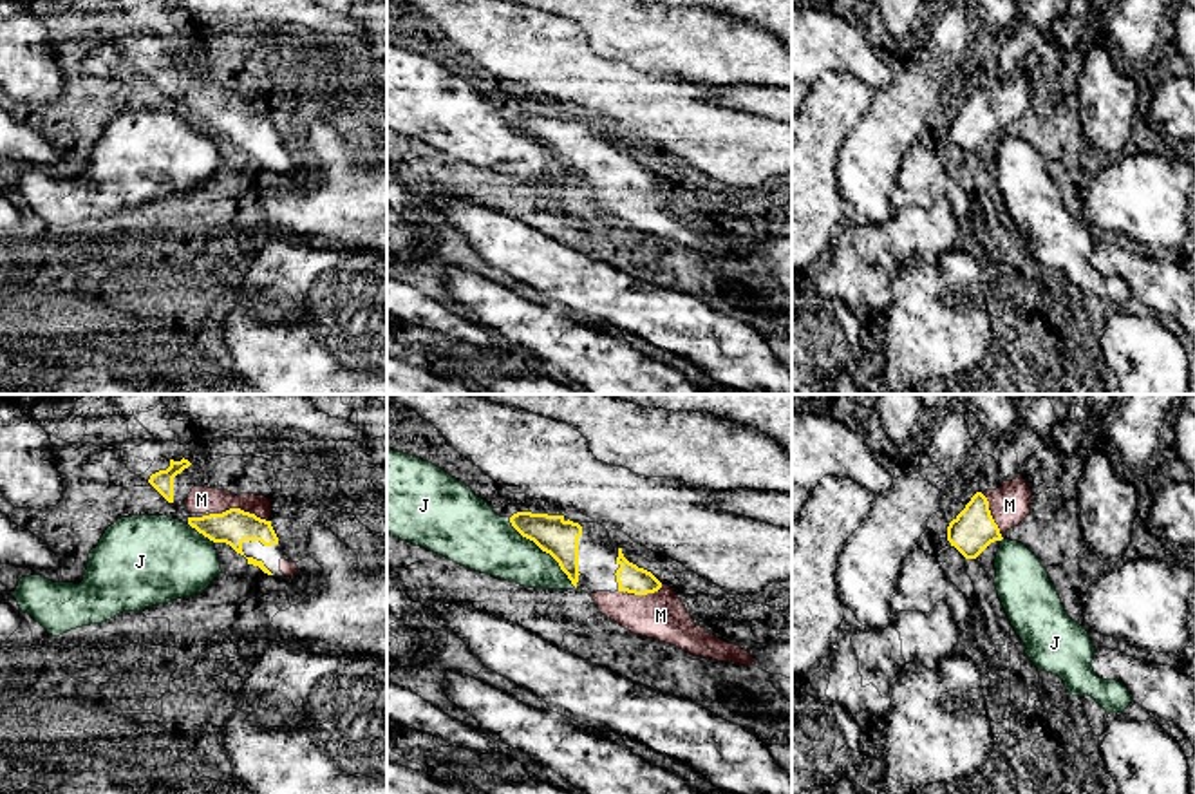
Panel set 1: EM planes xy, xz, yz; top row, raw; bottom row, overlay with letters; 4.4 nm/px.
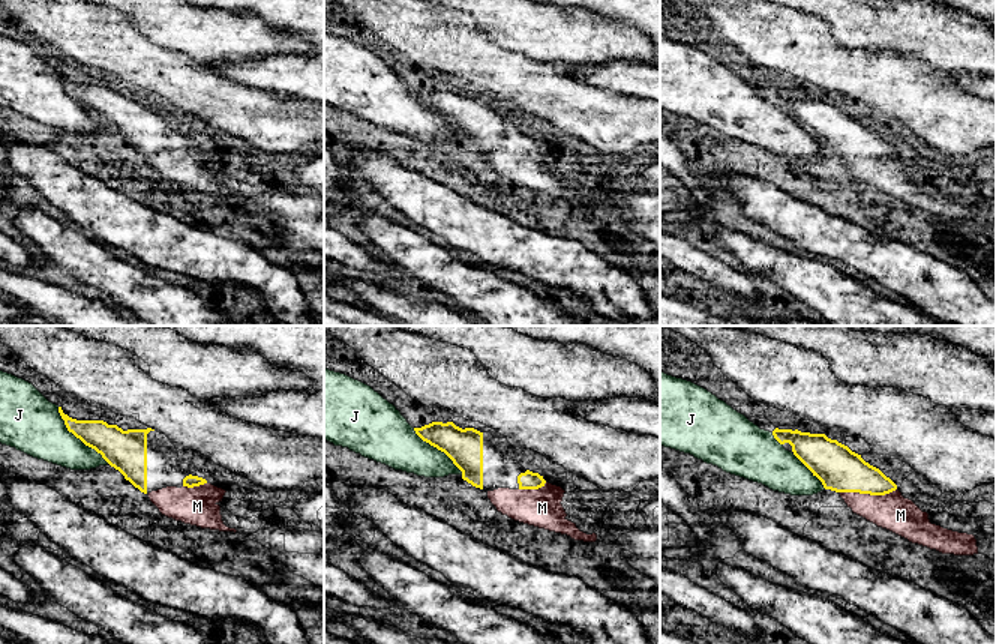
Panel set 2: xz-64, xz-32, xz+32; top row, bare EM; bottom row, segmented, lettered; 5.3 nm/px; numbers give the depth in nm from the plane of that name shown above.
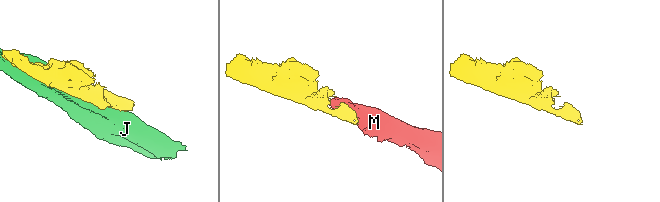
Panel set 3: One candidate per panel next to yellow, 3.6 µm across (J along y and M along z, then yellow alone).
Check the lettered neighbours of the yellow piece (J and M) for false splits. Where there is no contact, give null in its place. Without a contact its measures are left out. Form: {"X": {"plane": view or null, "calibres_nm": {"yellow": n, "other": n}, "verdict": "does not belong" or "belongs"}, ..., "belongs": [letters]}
{"J": {"plane": "xz", "calibres_nm": {"yellow": 170, "other": 260}, "verdict": "does not belong"}, "M": {"plane": "xy", "calibres_nm": {"yellow": 160, "other": 120}, "verdict": "belongs"}, "belongs": ["M"]}

